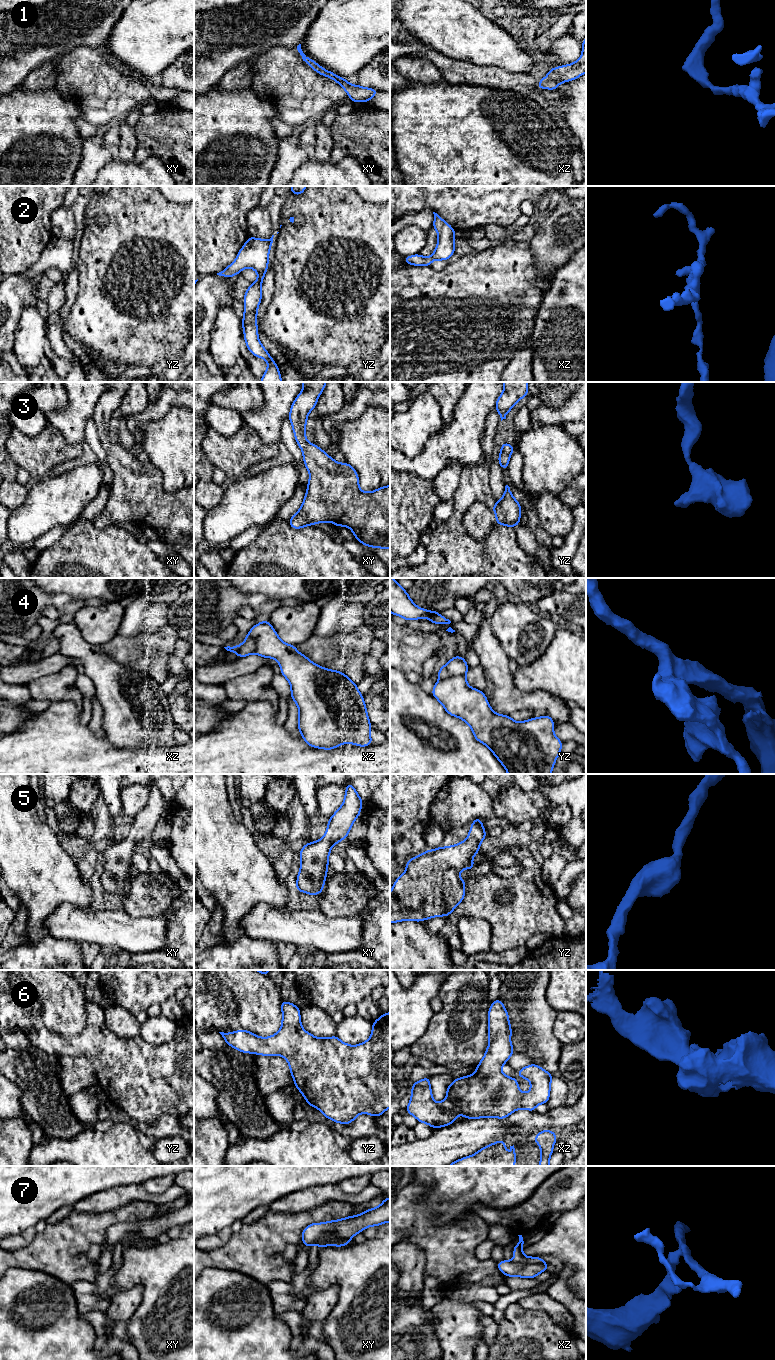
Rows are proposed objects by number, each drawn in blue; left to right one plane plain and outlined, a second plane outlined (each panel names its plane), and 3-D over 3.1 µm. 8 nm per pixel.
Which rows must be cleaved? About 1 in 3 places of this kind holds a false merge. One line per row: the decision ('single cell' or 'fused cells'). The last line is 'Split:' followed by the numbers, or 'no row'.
1: single cell
2: single cell
3: single cell
4: fused cells
5: single cell
6: single cell
7: fused cells
Split: 4, 7

